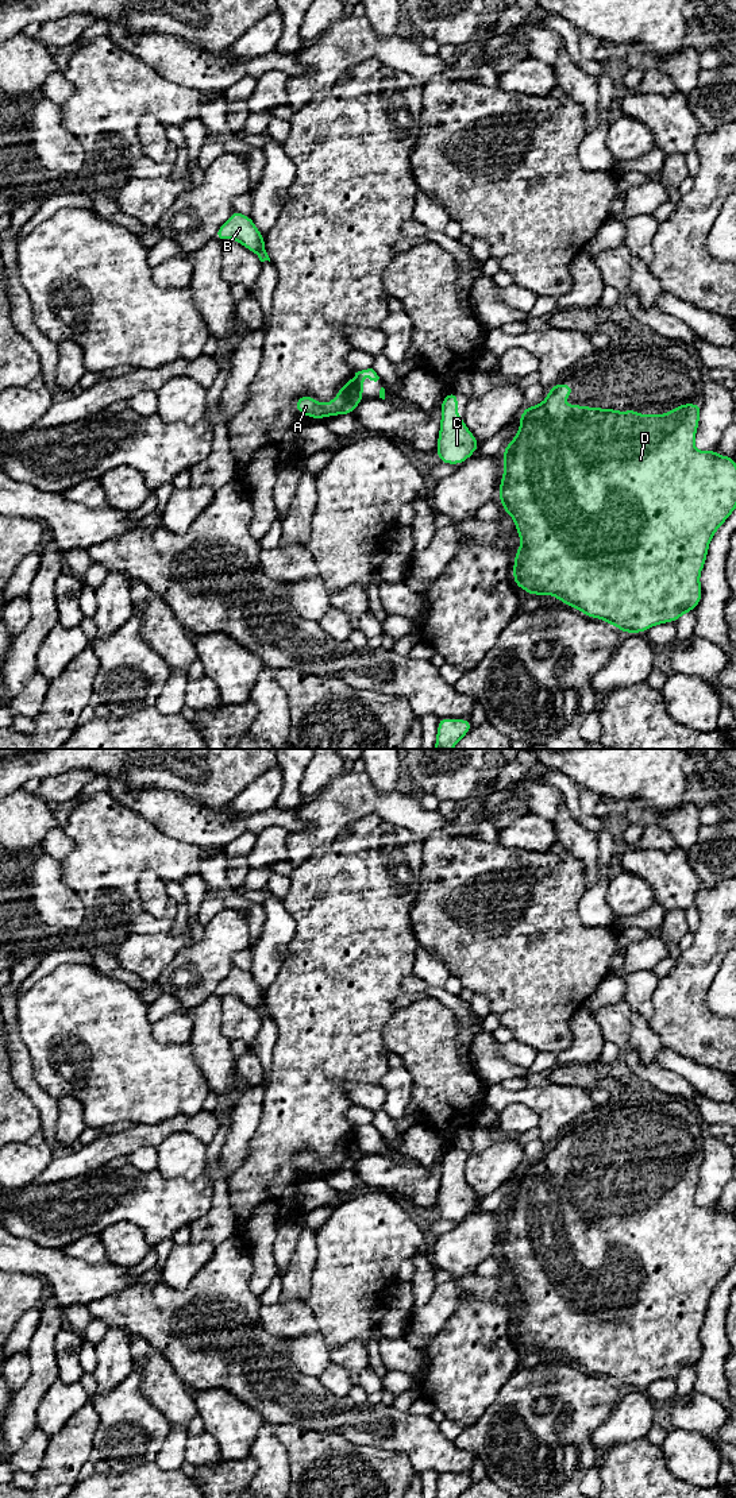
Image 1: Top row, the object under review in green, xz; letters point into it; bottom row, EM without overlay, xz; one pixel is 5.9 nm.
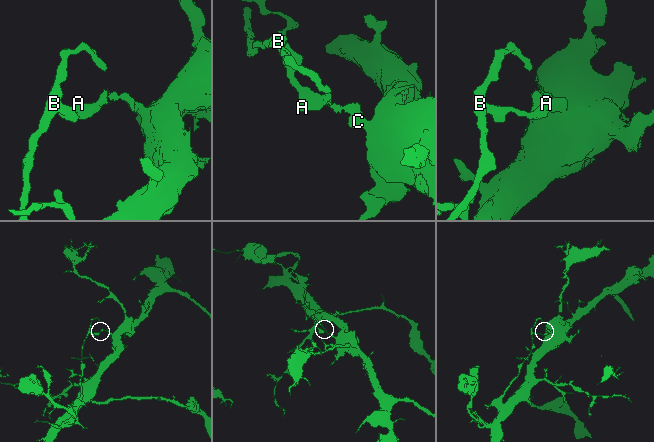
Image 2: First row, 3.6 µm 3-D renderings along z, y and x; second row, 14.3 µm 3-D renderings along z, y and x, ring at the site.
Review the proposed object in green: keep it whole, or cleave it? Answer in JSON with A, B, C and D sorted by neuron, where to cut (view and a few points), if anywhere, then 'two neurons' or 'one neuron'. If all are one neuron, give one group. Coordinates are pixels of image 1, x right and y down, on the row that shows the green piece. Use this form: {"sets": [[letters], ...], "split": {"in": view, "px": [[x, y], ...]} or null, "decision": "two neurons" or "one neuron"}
{"sets": [["A", "B"], ["C", "D"]], "split": {"in": "xz", "px": [[353, 378], [361, 397]]}, "decision": "two neurons"}

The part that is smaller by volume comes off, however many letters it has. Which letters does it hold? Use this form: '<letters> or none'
A, B

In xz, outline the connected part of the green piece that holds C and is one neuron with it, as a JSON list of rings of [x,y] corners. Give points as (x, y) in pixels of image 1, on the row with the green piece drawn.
[[[448,393],[440,406],[442,418],[436,455],[443,464],[466,462],[481,443],[469,431],[465,418],[458,417],[458,393]]]

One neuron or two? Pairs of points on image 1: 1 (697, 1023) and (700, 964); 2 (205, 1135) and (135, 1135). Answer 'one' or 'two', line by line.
1: one
2: one

